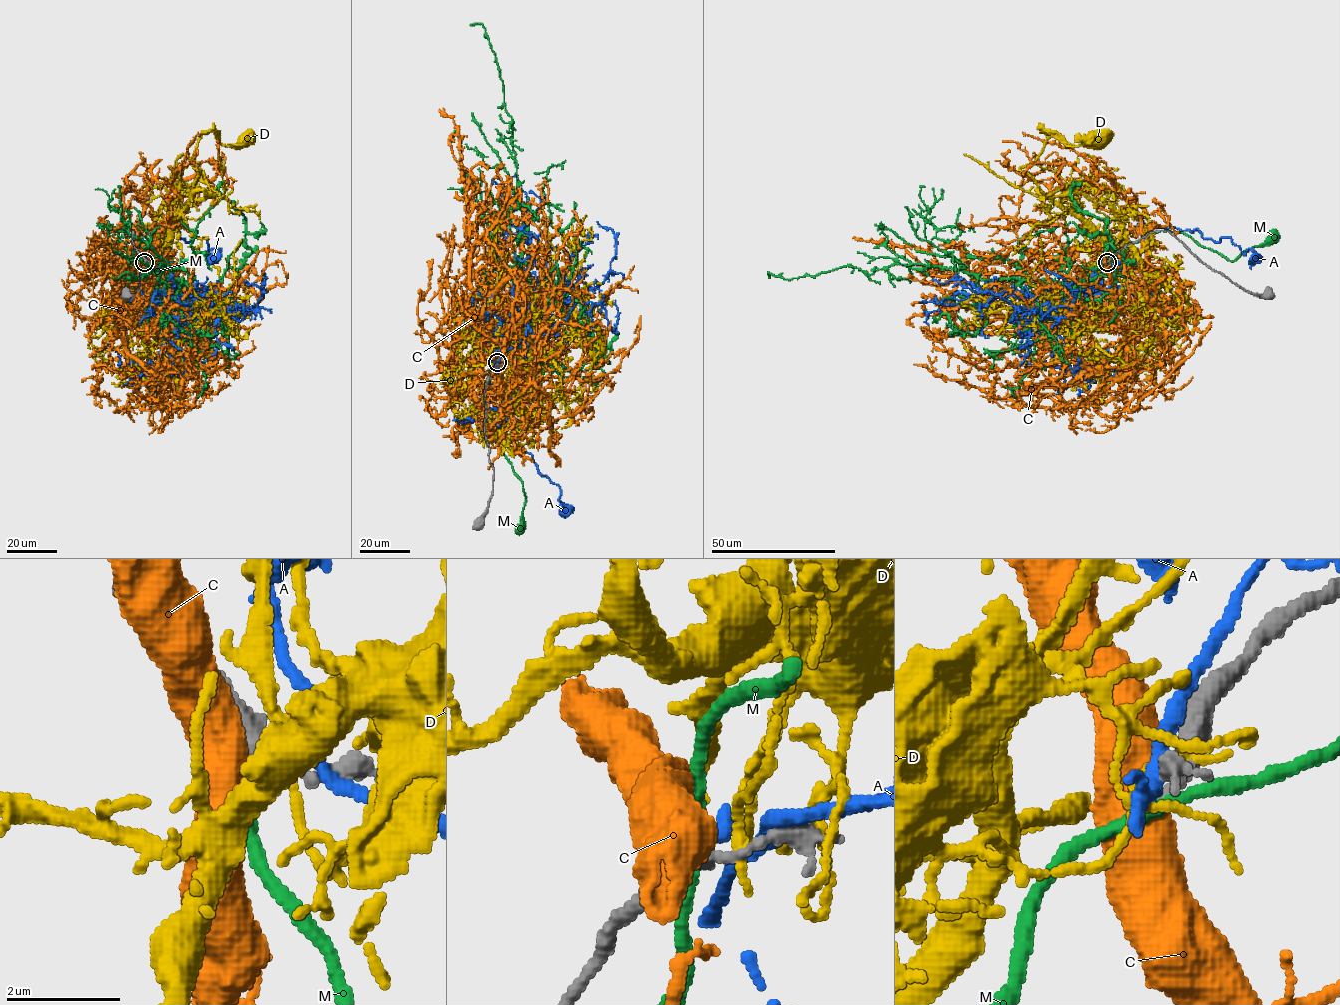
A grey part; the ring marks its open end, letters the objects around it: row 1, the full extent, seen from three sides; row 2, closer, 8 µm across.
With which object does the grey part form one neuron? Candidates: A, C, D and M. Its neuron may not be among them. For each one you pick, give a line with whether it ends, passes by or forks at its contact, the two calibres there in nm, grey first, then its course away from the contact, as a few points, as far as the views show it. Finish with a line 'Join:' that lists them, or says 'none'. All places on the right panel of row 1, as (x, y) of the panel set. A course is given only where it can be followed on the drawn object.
Join: none

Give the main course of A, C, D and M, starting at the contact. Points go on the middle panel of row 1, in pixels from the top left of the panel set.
A: (501, 363), (483, 393), (495, 431), (529, 452), (538, 472), (558, 485), (558, 500), (572, 507), (565, 512)
C: (497, 363), (500, 386), (515, 380), (501, 381), (515, 279), (487, 237), (508, 189), (497, 169)
D: (498, 364), (502, 353), (526, 352), (548, 275), (544, 292), (566, 301), (599, 353)
M: (497, 363), (497, 371), (488, 381), (484, 393), (488, 430), (523, 486), (525, 500), (518, 529)

